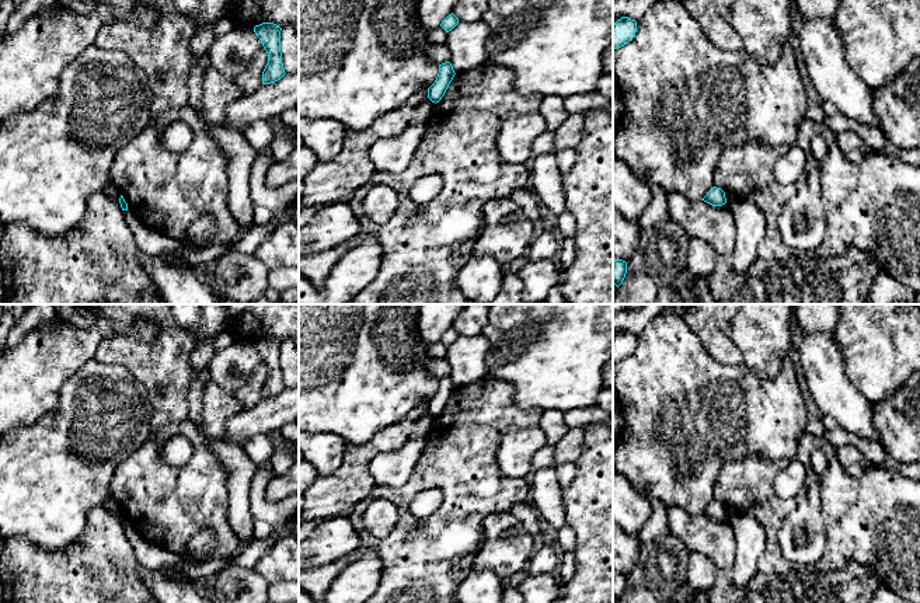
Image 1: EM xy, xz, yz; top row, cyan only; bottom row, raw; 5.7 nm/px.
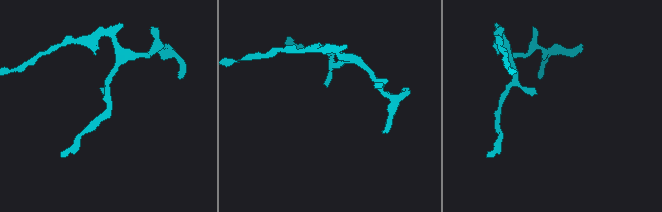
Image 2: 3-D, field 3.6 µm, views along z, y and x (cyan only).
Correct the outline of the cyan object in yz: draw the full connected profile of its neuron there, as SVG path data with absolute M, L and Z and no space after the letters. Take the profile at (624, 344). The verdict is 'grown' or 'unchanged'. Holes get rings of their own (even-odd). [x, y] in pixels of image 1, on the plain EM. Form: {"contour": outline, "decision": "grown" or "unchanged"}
{"contour": "M621 331L613 338L613 362L621 362L632 352L637 346L637 335L628 331Z", "decision": "unchanged"}

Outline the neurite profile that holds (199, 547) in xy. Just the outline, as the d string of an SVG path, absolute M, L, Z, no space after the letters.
M203 527L187 541L185 551L178 555L185 565L201 565L212 560L217 544L217 534L212 529Z

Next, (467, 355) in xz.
M459 335L459 338L447 346L445 359L450 365L450 377L456 388L487 377L488 349L489 344L482 335Z

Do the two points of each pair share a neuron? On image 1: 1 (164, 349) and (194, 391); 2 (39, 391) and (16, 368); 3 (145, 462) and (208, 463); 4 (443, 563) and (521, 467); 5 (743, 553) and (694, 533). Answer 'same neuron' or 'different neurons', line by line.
1: different neurons
2: same neuron
3: same neuron
4: different neurons
5: different neurons

